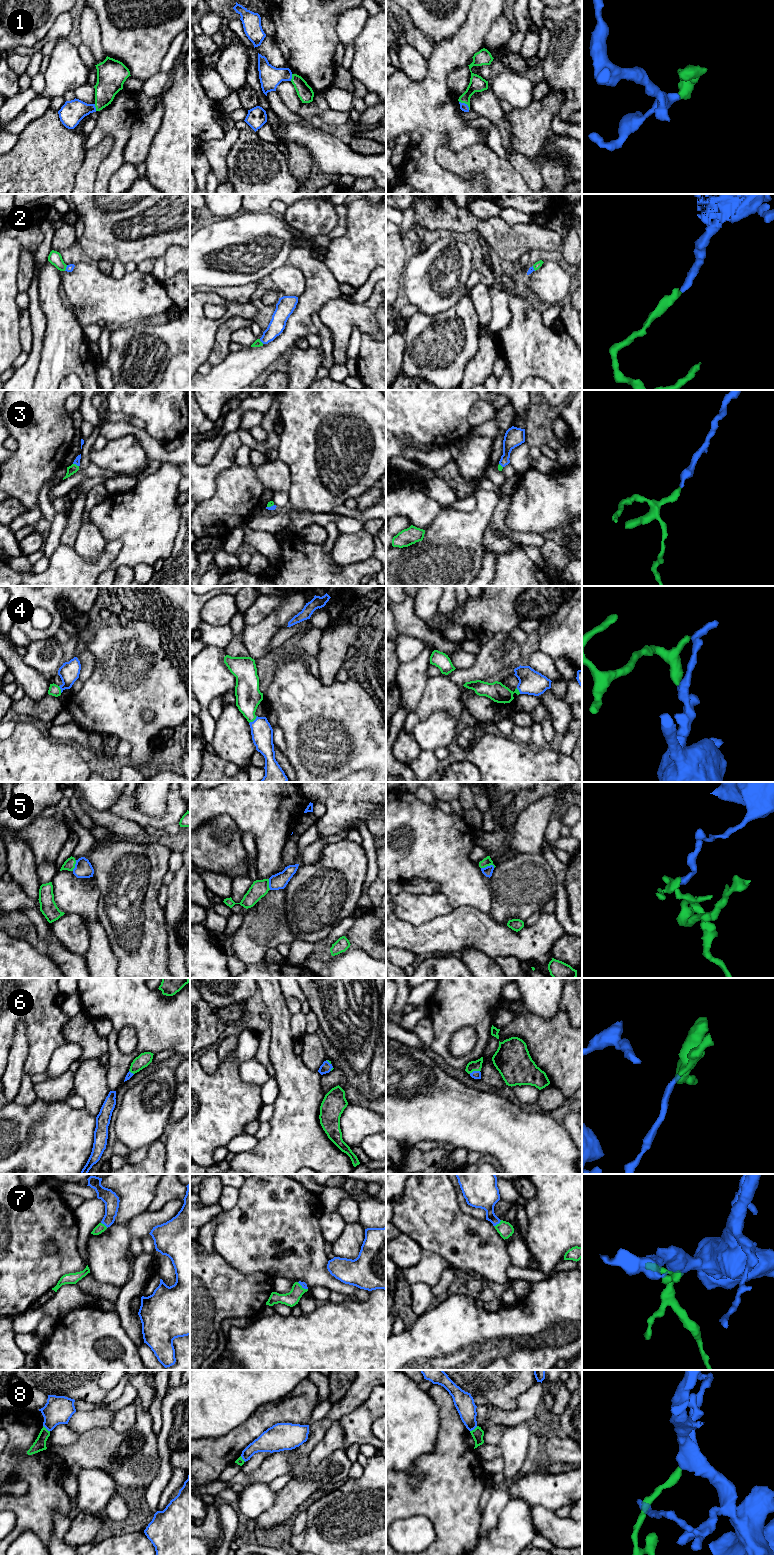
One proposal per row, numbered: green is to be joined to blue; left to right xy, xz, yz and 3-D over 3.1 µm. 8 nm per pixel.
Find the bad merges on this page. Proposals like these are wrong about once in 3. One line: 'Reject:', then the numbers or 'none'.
Reject: 5, 8

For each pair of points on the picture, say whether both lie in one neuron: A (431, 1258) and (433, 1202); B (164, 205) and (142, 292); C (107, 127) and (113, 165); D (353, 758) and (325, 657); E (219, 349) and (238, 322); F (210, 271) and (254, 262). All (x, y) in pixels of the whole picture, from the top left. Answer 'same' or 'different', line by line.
A: different
B: different
C: same
D: different
E: same
F: same

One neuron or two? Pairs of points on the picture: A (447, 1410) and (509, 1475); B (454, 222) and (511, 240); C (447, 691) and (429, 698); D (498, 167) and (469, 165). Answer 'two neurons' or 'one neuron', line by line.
A: two neurons
B: one neuron
C: one neuron
D: one neuron

